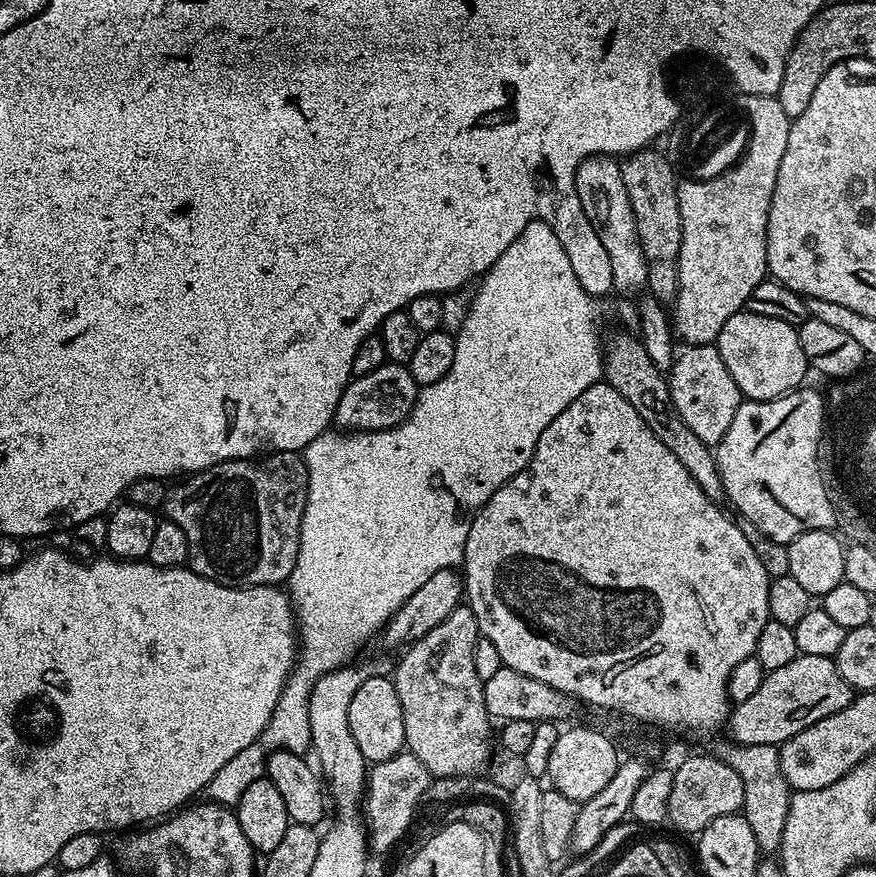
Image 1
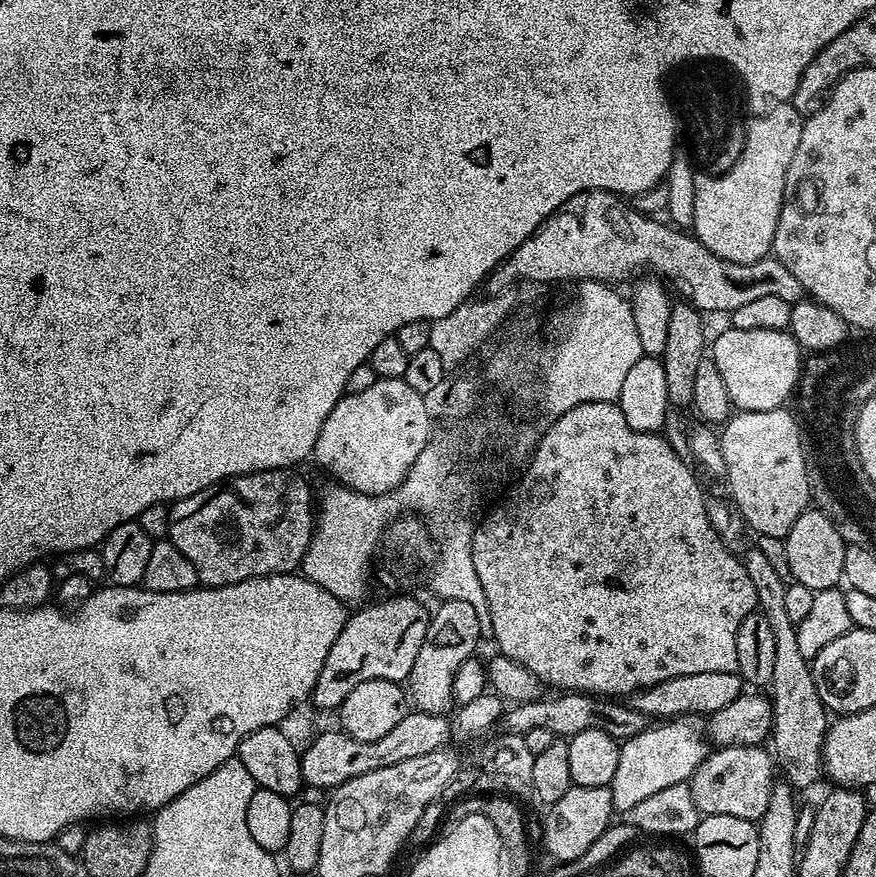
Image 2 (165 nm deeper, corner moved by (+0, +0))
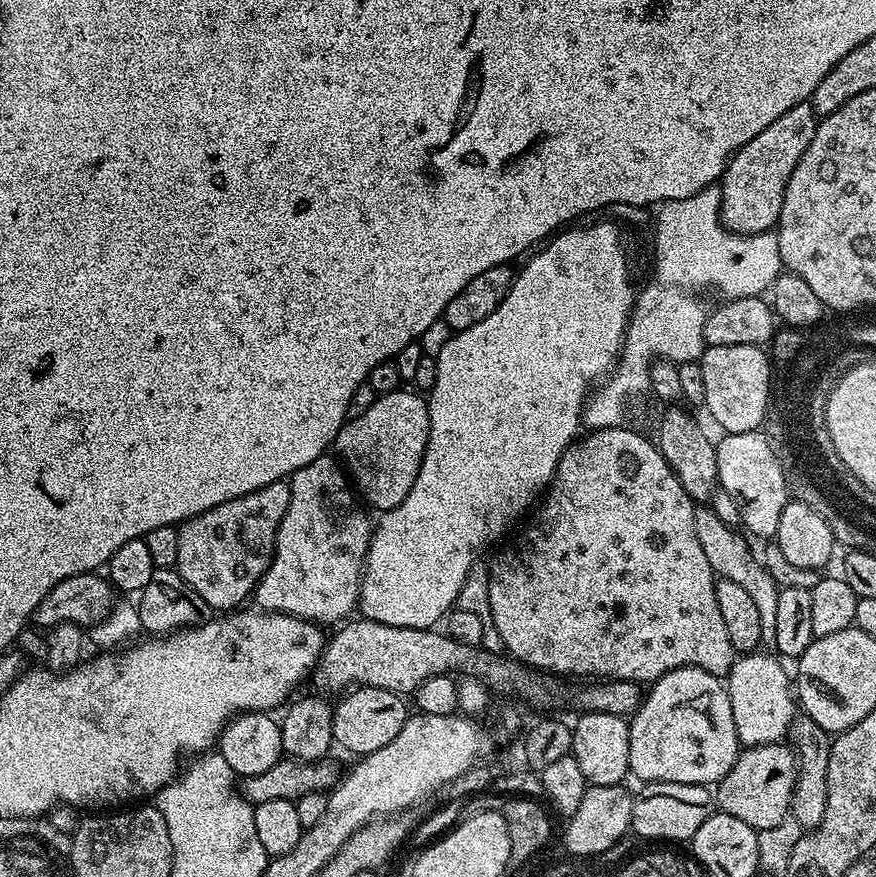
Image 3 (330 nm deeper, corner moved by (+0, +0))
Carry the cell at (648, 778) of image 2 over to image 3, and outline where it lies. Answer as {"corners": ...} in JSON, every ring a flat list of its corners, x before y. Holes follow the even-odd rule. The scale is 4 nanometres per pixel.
{"corners":[[679,668,670,670,649,688,628,725,629,773,644,784,719,784,742,751,725,681,701,668]]}

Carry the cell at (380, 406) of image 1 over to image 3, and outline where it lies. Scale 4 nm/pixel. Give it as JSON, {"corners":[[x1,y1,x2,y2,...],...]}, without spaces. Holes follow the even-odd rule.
{"corners":[[404,391,377,395,366,414,351,417,340,427,334,445,359,495,379,510,398,506,402,498,410,494,410,486,414,486,414,478,418,478,428,445,428,401,415,391]]}

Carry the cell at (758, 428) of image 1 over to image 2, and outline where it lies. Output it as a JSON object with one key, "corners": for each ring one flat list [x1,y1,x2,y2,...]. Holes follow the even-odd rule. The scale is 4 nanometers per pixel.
{"corners":[[741,412,729,415,722,431,719,433,722,456,725,458,725,477,728,488,732,491,731,503,740,519,750,529,756,531,757,537,788,535,790,526,809,507,810,501,804,492,804,467,800,465,800,450,796,448,796,428,784,412]]}

